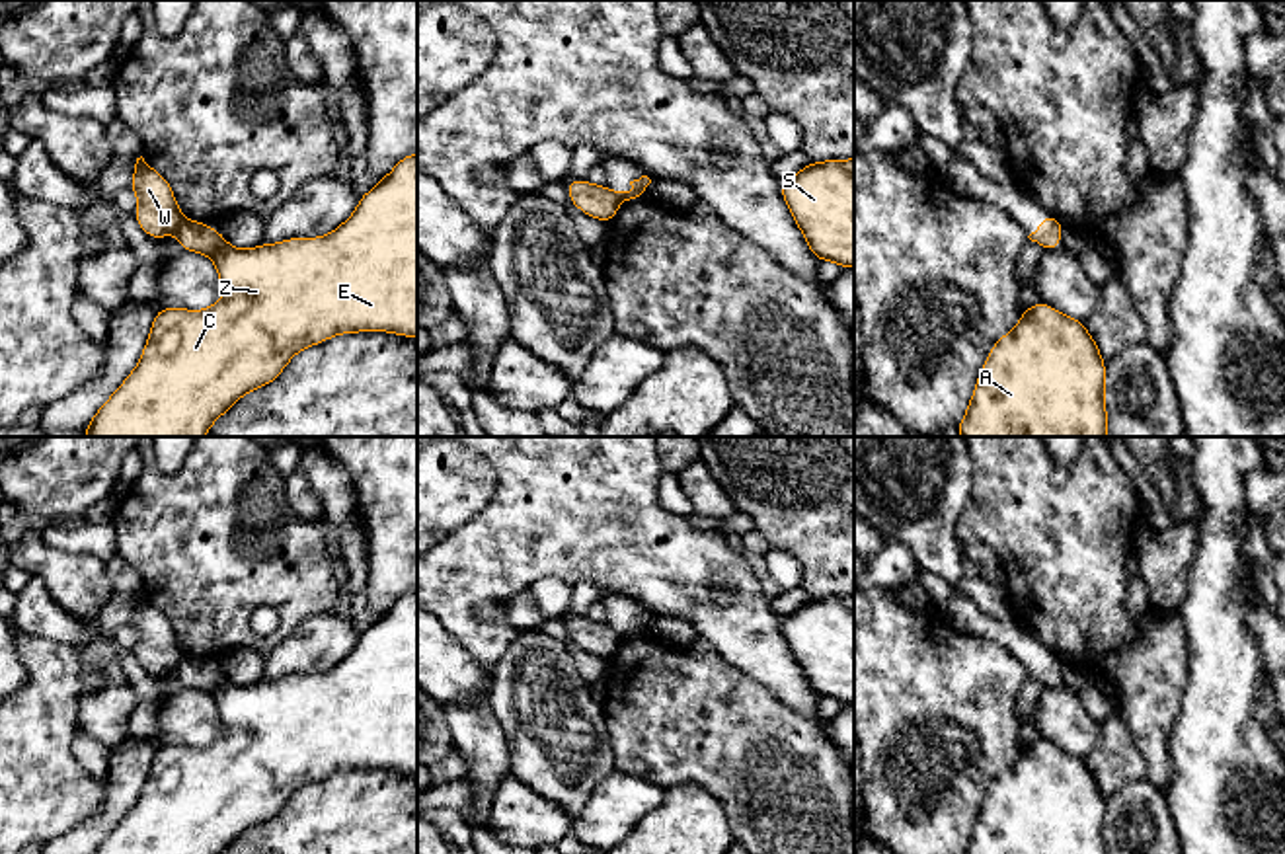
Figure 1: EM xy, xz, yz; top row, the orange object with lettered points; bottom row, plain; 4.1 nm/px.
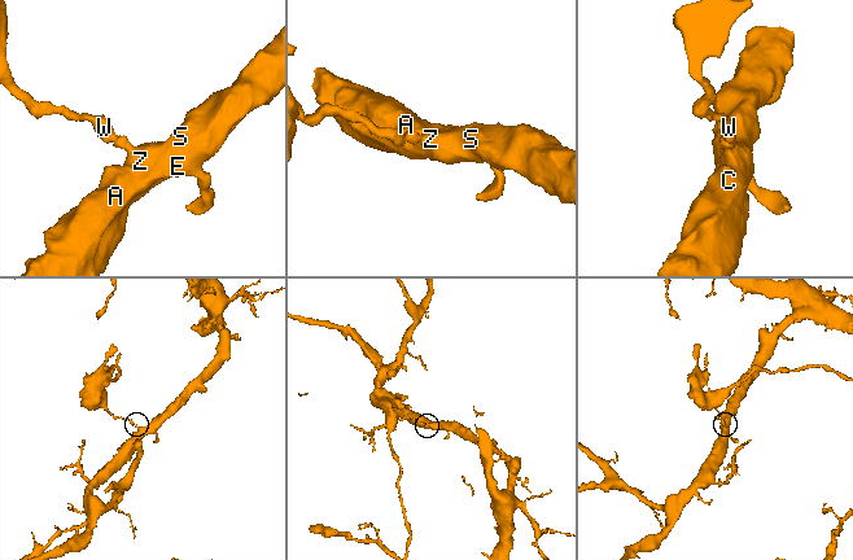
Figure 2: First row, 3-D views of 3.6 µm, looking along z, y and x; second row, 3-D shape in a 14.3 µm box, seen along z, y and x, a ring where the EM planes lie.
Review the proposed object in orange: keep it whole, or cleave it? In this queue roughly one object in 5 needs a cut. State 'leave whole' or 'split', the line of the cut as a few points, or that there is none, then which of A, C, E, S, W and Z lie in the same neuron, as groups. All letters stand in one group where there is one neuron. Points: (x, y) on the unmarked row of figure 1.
split; cut in xy along (182, 654), (174, 667); A C E S Z / W

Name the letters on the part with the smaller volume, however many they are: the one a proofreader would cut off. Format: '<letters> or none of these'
W

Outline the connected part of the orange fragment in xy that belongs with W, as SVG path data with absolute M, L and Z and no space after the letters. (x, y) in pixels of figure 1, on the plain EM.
M136 595L129 626L138 634L135 655L146 673L160 677L174 671L183 655L172 622L144 595Z

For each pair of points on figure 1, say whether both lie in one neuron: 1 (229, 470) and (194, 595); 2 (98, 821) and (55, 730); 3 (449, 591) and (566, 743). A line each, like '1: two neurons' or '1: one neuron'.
1: one neuron
2: two neurons
3: two neurons

